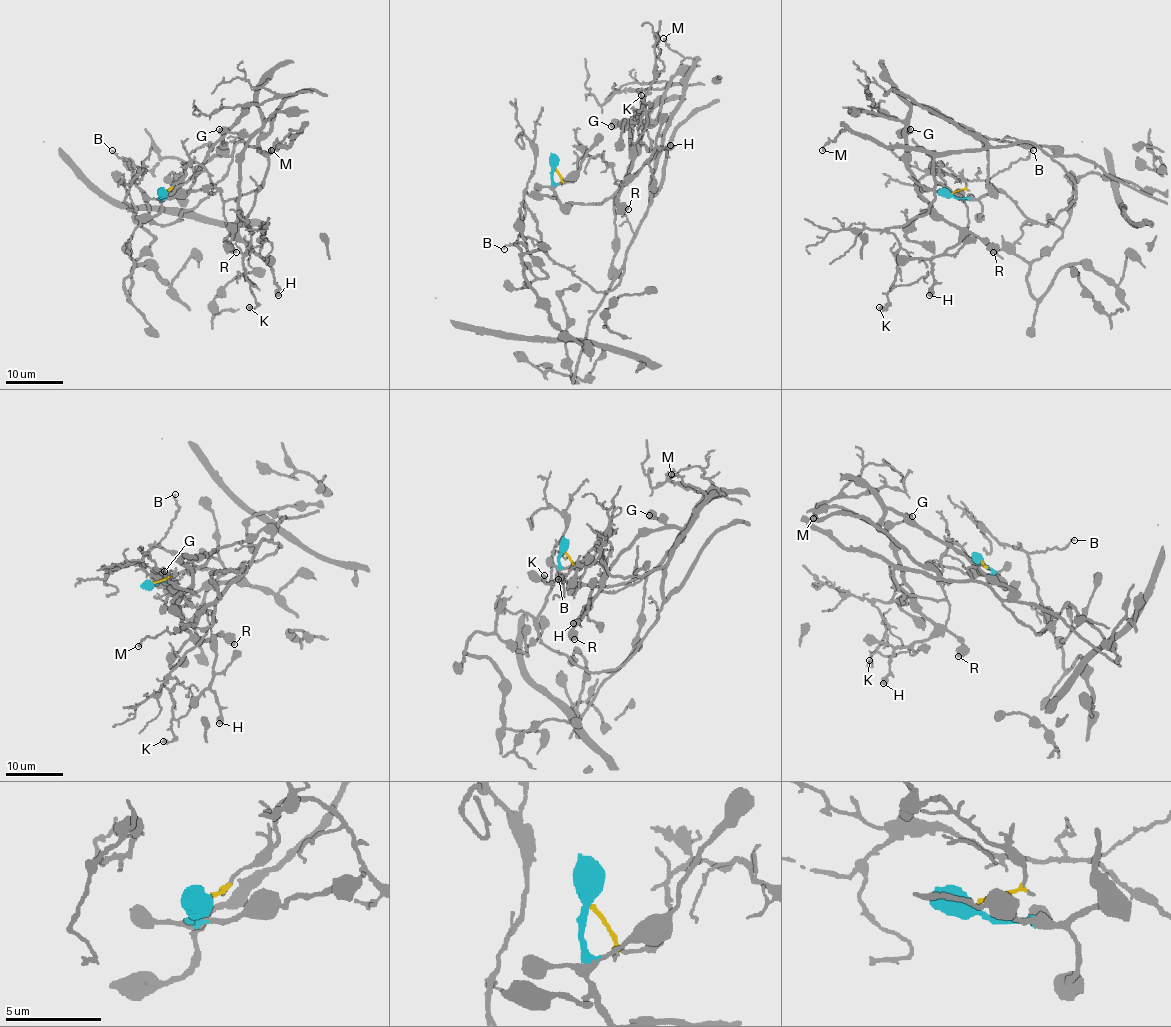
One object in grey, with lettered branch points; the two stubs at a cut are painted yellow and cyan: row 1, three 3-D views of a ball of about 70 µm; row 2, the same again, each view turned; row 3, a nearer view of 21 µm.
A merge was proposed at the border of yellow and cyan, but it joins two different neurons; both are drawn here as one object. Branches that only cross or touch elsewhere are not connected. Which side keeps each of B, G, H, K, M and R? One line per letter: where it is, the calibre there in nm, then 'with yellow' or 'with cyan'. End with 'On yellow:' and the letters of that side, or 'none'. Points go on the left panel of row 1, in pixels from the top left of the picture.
B: (112, 150) | 120 nm | with yellow
G: (219, 129) | 700 nm | with cyan
H: (278, 295) | 700 nm | with cyan
K: (249, 307) | 480 nm | with yellow
M: (271, 150) | 240 nm | with yellow
R: (236, 252) | 600 nm | with cyan
On yellow: B, K, M

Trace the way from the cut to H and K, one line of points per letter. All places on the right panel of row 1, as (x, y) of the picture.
H: (952, 194), (989, 191), (987, 149), (910, 104), (907, 170), (960, 231), (932, 260), (929, 295)
K: (952, 193), (966, 183), (939, 163), (963, 200), (936, 184), (925, 214), (889, 230), (900, 248), (879, 307)

